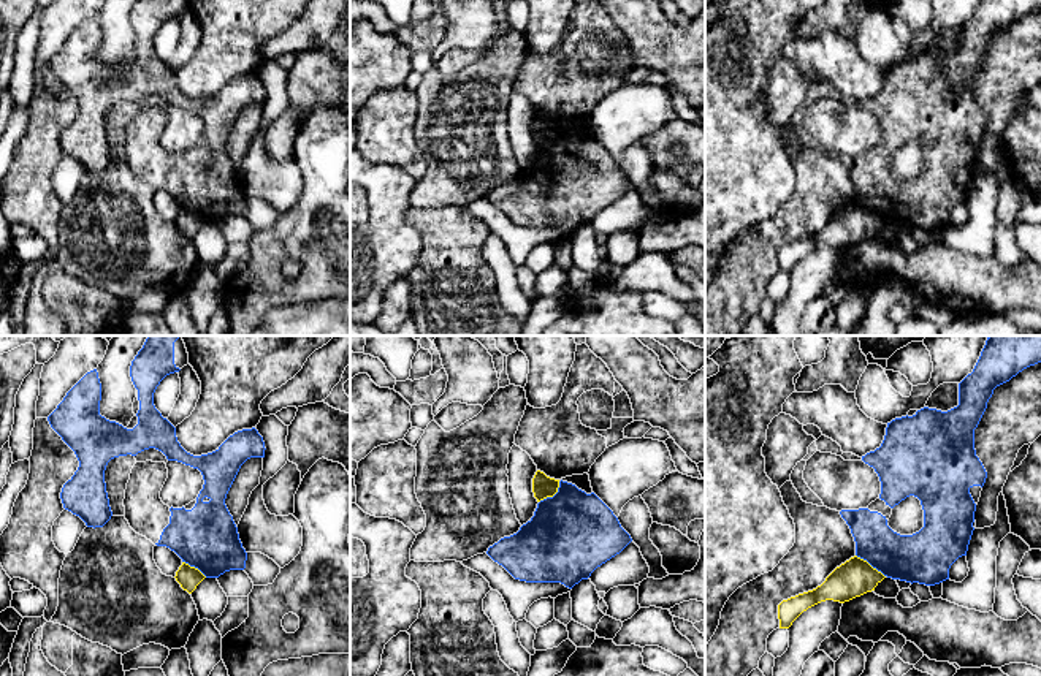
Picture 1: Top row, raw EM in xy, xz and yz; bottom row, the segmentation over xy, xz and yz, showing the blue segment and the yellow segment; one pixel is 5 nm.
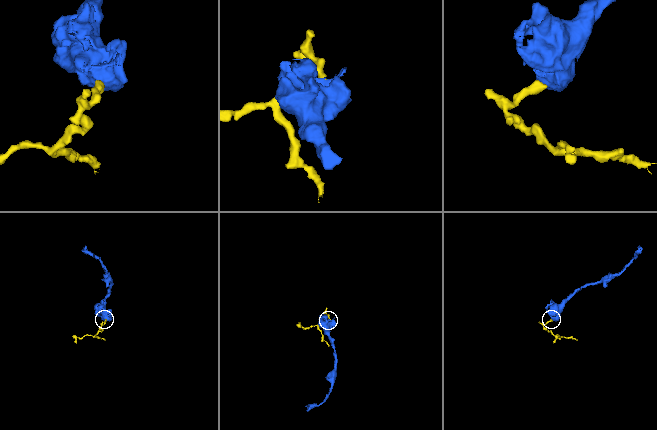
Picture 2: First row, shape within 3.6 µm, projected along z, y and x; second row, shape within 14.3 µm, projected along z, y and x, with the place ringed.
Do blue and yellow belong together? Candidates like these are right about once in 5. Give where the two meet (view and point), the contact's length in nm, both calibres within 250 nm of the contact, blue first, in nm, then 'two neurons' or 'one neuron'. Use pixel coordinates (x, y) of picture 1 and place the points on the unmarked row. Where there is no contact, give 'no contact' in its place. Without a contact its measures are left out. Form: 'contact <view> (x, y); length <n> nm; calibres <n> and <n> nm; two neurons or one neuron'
contact yz (870, 209); length 190 nm; calibres 240 and 190 nm; two neurons

